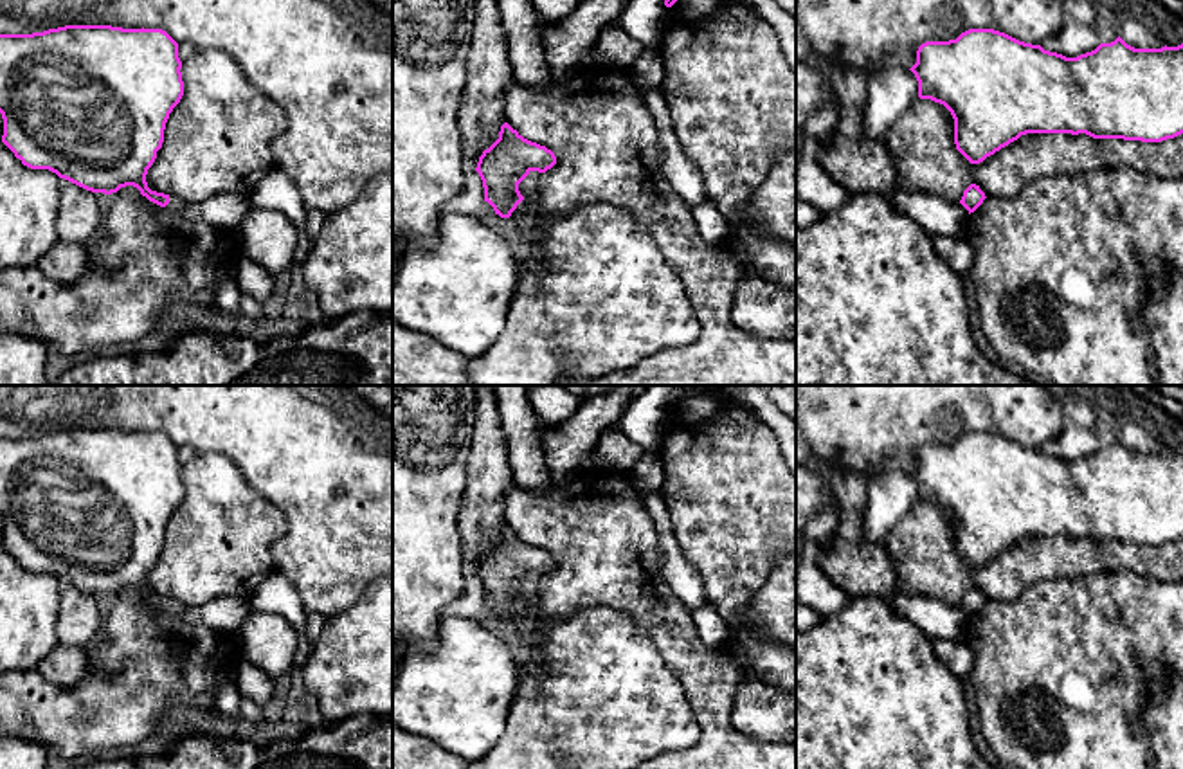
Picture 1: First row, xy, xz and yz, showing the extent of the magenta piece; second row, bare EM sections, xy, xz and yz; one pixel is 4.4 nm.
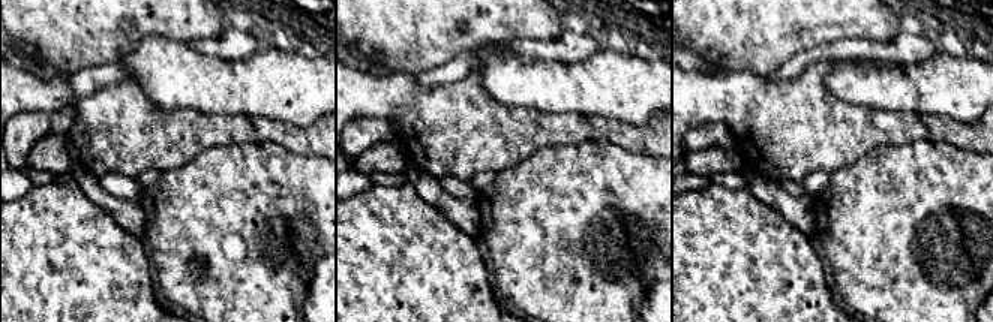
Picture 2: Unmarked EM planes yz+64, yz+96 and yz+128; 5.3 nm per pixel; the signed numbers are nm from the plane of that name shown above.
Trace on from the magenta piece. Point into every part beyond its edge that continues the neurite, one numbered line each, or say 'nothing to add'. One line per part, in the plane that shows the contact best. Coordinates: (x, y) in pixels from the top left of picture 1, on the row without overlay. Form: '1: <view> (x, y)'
1: xy (225, 615)

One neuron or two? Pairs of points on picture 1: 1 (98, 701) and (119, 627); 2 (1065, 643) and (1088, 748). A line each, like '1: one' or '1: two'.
1: one
2: one

